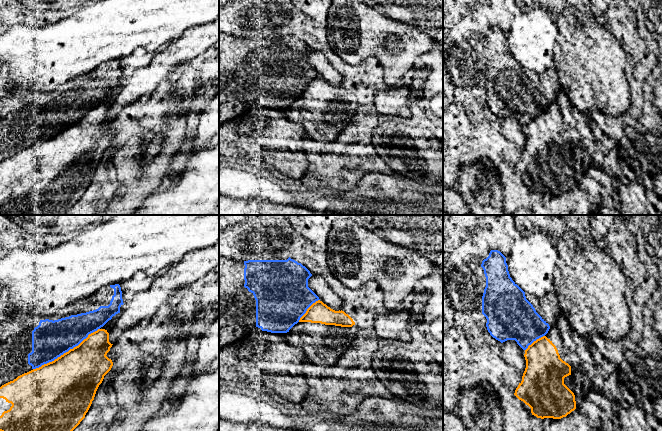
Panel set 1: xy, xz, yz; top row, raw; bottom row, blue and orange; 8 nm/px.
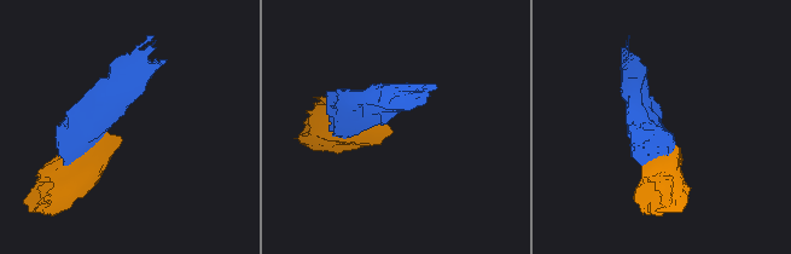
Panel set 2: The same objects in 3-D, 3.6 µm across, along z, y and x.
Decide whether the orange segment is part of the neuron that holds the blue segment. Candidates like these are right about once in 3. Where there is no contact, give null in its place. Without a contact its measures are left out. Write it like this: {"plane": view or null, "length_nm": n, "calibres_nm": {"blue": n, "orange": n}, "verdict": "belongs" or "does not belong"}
{"plane": "xy", "length_nm": 650, "calibres_nm": {"blue": 300, "orange": 440}, "verdict": "does not belong"}

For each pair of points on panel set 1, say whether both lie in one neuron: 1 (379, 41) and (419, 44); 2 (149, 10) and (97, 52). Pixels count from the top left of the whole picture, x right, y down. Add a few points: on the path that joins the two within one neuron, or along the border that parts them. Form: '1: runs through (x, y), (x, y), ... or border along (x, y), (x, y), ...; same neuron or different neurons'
1: runs through (389, 42), (409, 43); same neuron
2: runs through (136, 18), (130, 19), (110, 39); same neuron

